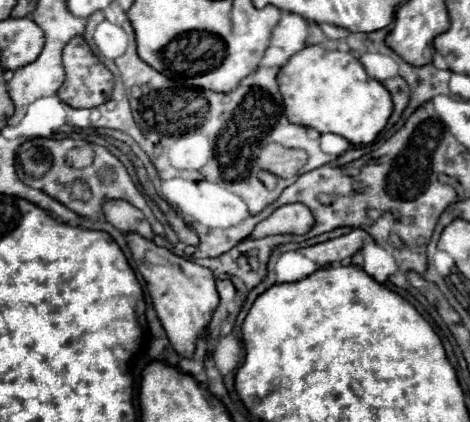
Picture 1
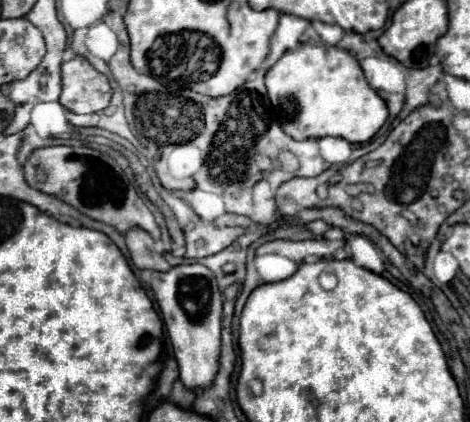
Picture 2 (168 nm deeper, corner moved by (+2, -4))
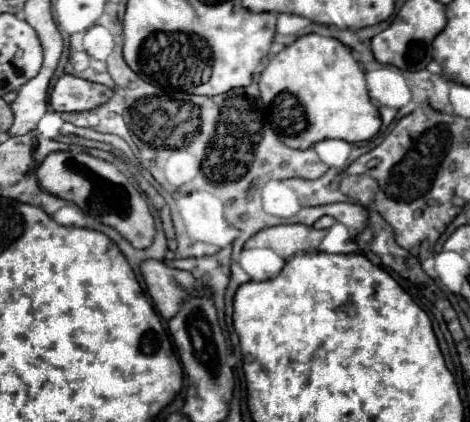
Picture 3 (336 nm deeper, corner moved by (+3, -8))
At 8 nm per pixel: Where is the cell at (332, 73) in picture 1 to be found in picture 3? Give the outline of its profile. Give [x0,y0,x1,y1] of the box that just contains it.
[259,34,381,150]

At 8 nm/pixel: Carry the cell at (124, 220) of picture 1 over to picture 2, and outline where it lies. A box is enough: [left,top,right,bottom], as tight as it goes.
[126,228,172,272]

